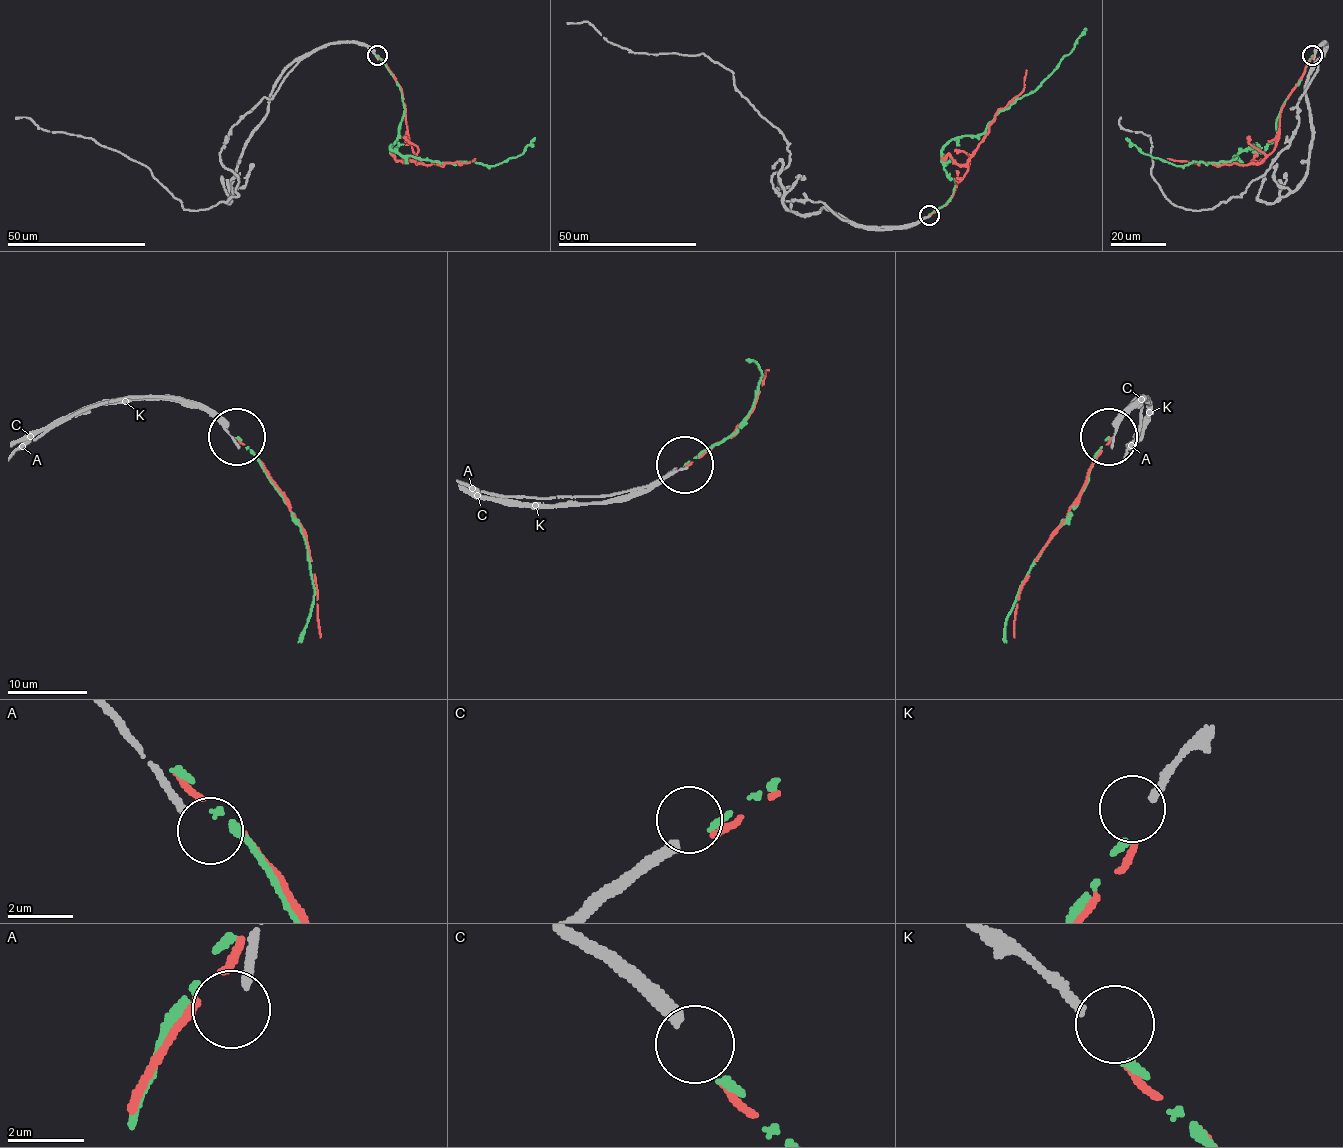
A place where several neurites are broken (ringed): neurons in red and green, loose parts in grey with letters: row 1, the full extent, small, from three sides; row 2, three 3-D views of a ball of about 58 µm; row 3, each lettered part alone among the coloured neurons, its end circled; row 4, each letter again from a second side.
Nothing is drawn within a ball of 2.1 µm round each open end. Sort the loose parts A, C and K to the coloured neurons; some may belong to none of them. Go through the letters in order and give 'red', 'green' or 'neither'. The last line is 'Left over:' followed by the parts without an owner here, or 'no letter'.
A: neither
C: neither
K: green
Left over: A, C

